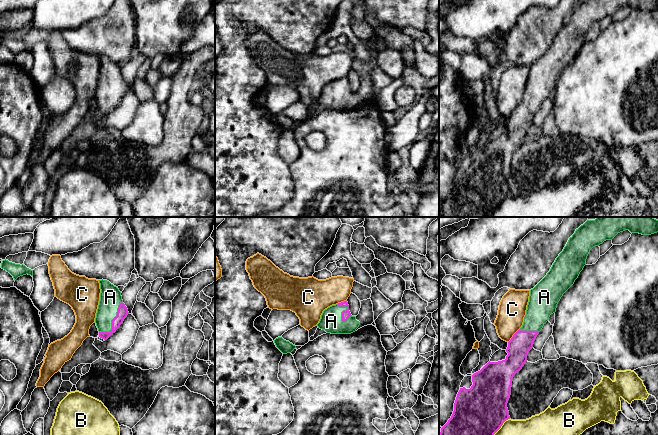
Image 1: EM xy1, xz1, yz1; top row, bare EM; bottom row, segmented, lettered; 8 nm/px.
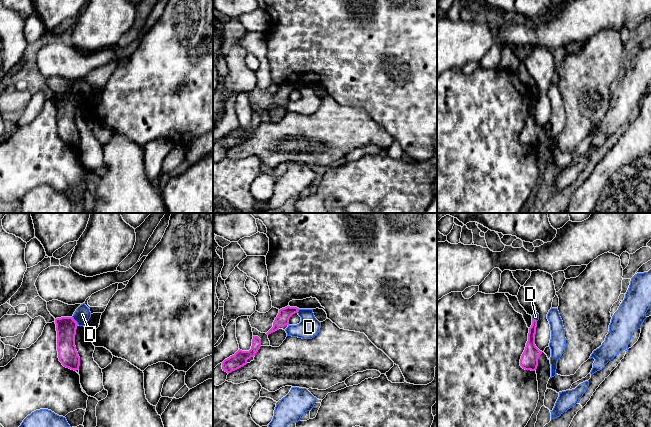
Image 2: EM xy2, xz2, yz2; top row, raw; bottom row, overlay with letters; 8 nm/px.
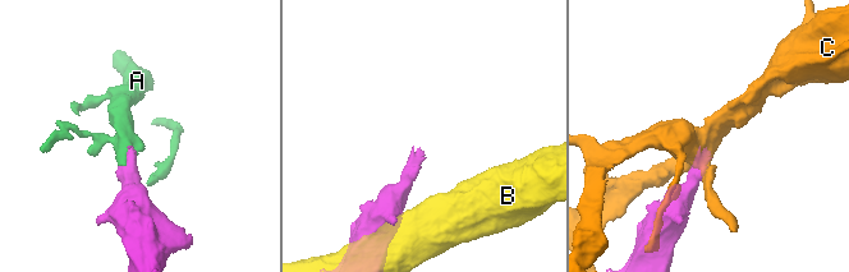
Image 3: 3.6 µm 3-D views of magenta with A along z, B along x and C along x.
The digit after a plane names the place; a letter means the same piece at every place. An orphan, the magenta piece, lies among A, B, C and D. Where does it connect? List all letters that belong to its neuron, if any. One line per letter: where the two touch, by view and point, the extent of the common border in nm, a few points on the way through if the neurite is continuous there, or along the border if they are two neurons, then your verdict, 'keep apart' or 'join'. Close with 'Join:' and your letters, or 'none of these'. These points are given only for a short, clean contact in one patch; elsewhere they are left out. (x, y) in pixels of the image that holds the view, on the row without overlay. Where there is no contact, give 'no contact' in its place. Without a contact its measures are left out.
A: meets magenta in xy1 at (112, 98); contact 320 nm long; runs through xy1 (122, 89), (112, 98), (110, 73); join
B: meets magenta in yz1 at (499, 204); contact 260 nm long; keep apart
C: meets magenta in yz1 at (513, 111); contact 150 nm long; keep apart
D: meets magenta in xy2 at (74, 96); contact 90 nm long; border along xy2 (72, 92), (78, 100); keep apart
Join: A

